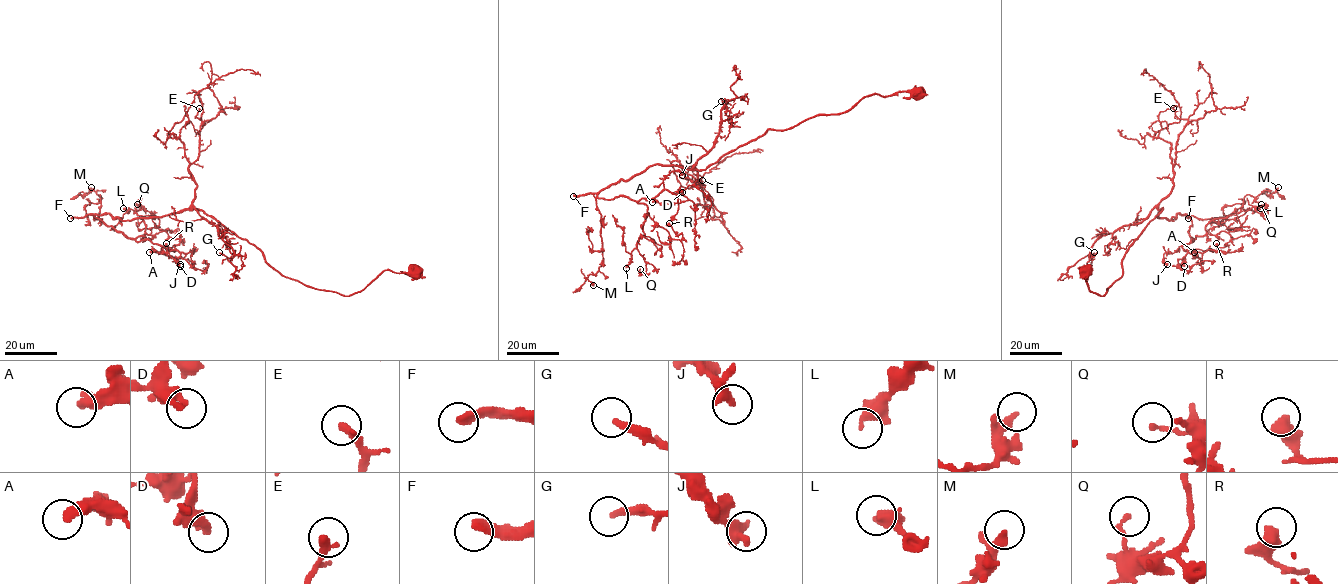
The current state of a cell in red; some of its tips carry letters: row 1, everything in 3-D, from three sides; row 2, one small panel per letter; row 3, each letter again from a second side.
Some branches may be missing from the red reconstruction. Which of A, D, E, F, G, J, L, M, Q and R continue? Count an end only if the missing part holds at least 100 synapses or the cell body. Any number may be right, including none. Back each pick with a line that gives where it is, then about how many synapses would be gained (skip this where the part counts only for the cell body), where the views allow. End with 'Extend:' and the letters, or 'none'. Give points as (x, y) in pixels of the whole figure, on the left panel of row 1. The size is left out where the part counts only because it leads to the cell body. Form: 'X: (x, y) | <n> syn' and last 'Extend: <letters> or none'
F: (70, 218) | 700 syn
Extend: F

